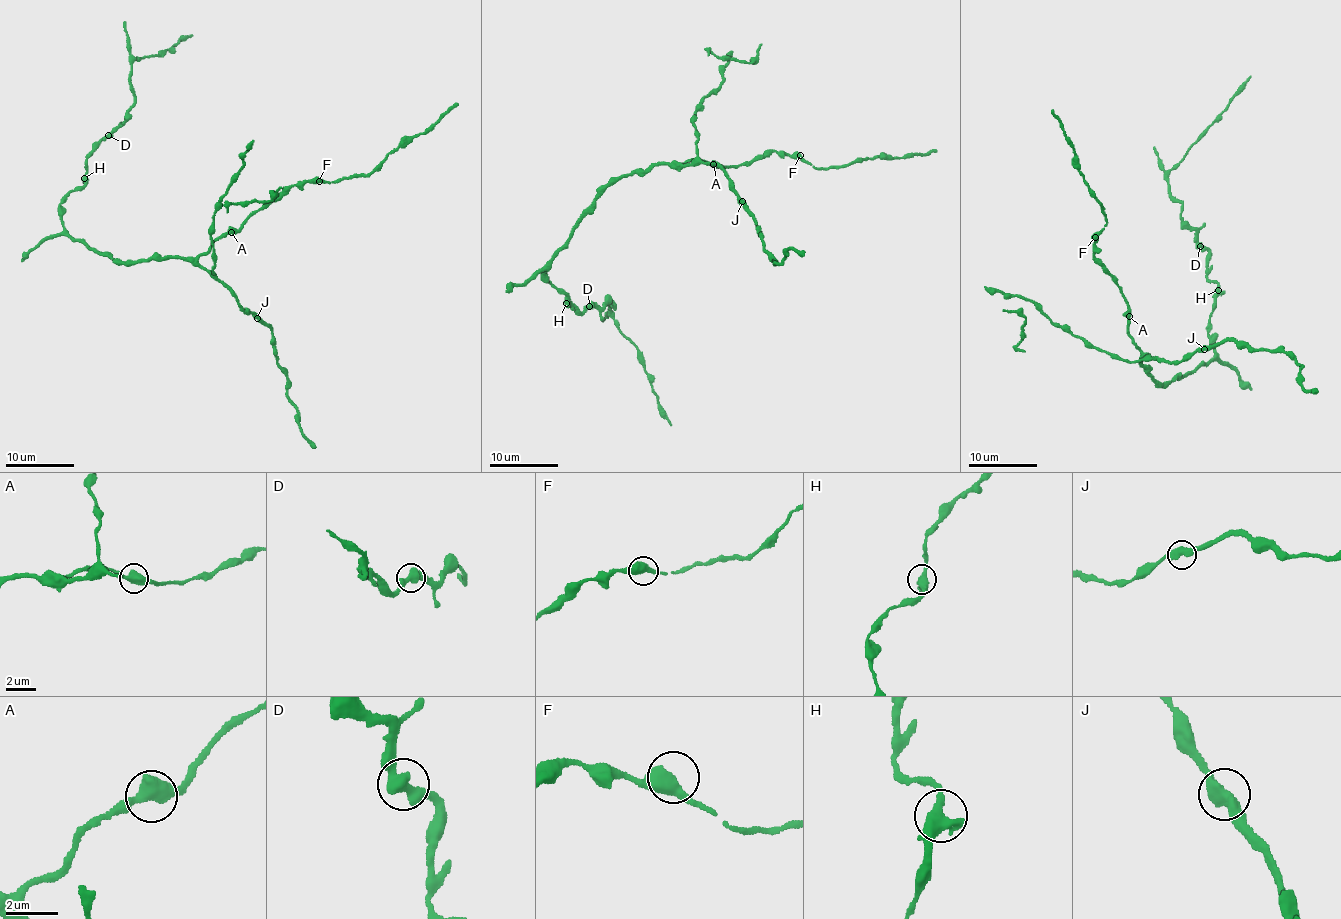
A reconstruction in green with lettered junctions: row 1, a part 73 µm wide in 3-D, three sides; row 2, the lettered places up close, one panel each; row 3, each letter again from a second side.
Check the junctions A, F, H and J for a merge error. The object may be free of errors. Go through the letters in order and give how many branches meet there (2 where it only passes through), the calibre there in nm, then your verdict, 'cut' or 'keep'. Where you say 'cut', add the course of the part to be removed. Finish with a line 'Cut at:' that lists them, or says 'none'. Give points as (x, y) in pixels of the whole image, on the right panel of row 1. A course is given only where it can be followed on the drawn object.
A: 2 | 500 nm | keep
F: 2 | 500 nm | keep
H: 2 | 500 nm | keep
J: 2 | 480 nm | keep
Cut at: none

